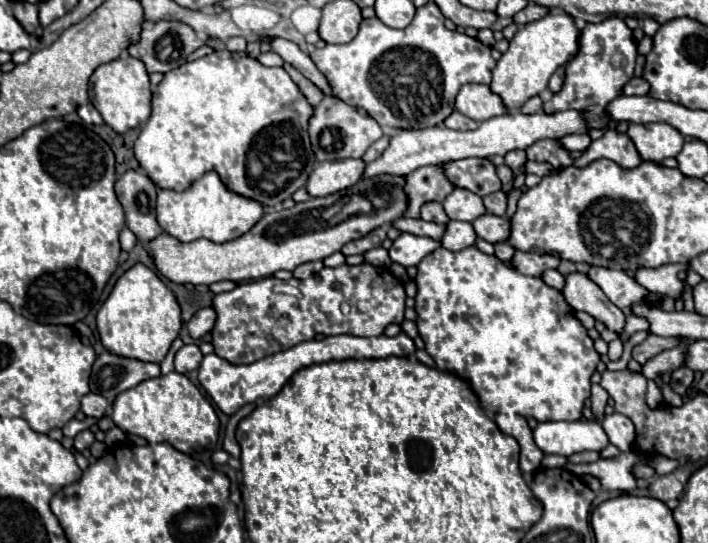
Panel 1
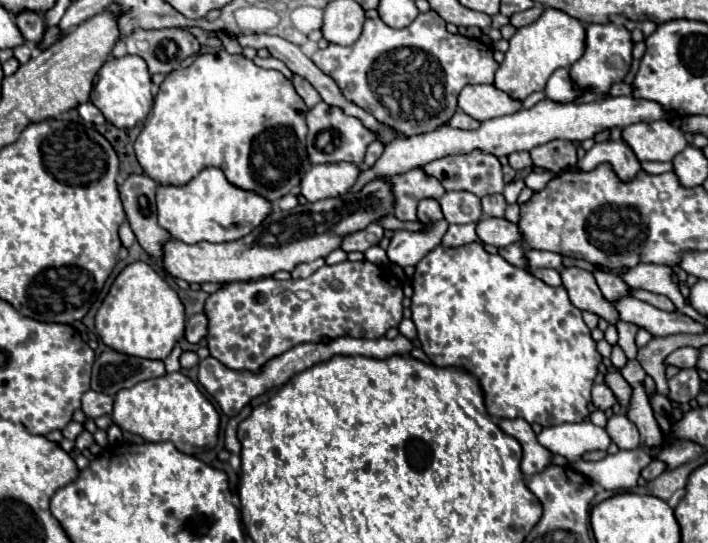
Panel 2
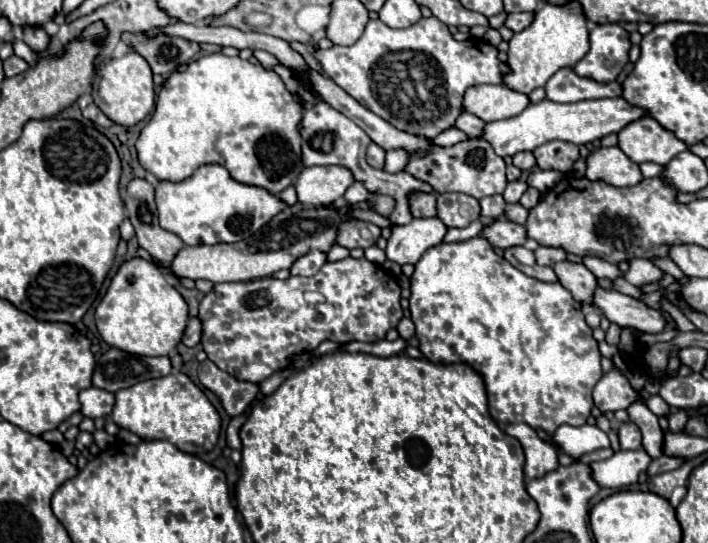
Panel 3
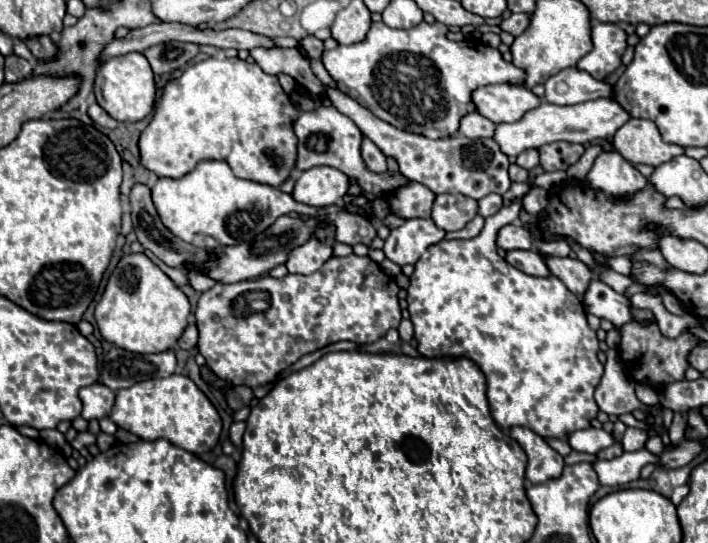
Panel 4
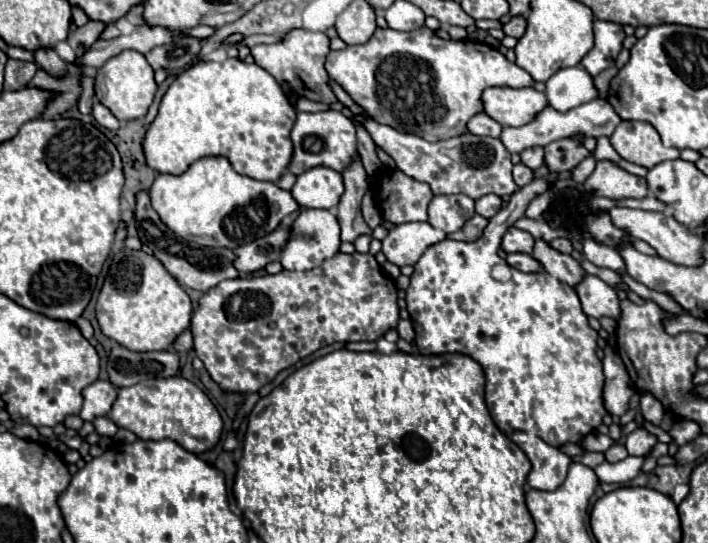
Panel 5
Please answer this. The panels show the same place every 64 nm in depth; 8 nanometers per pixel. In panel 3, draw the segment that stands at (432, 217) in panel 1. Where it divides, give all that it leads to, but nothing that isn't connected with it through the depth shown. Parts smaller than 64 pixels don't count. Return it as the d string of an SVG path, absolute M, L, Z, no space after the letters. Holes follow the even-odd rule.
M414 192L408 196L408 204L414 218L436 216L436 194L432 192Z

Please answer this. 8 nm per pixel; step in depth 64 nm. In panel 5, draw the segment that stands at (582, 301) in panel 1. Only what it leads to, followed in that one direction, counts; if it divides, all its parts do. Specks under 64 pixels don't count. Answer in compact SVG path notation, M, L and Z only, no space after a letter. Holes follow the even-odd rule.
M536 240L532 256L542 264L542 270L550 276L556 276L560 282L566 282L568 286L578 284L584 278L584 270L580 268L578 260L574 260L568 254L556 252L546 240Z

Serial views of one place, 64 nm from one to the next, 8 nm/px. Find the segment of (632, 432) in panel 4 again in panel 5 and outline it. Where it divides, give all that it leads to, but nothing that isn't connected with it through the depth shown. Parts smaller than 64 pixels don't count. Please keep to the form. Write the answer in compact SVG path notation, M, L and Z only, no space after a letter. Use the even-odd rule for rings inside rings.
M638 428L626 436L626 450L630 456L648 456L656 444L658 438L646 428Z

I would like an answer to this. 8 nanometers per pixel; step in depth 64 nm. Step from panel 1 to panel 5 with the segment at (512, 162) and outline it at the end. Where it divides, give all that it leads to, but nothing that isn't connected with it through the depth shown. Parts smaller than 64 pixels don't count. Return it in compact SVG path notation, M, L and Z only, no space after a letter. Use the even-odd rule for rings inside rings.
M526 148L522 154L522 164L526 164L528 168L536 170L540 166L544 166L544 148Z

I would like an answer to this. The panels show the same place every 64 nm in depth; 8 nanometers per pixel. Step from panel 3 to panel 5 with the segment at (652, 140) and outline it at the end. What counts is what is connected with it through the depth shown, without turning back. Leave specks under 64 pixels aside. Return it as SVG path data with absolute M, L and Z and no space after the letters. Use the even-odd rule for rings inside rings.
M620 122L610 136L614 150L628 162L644 168L652 168L664 160L676 160L680 152L666 148L660 142L658 132L648 122Z

